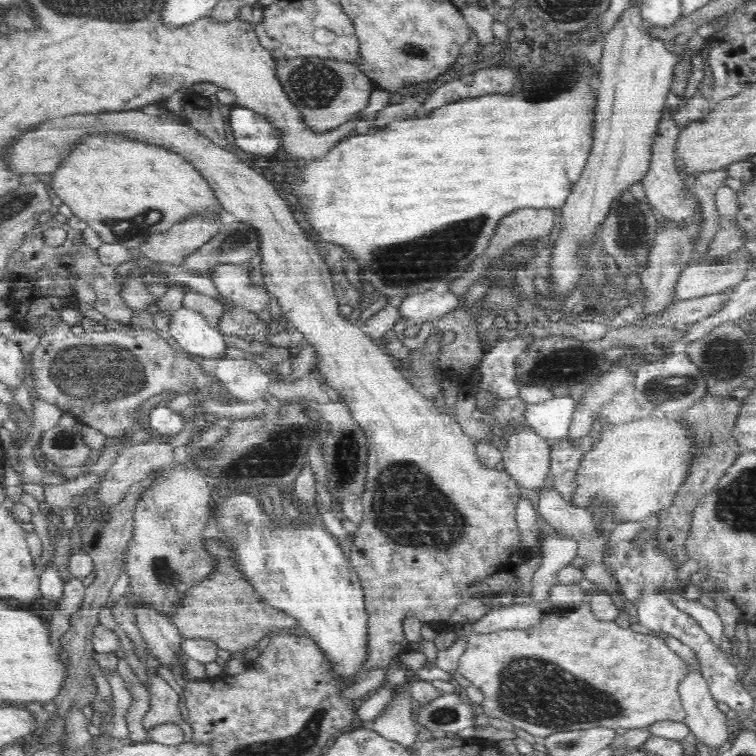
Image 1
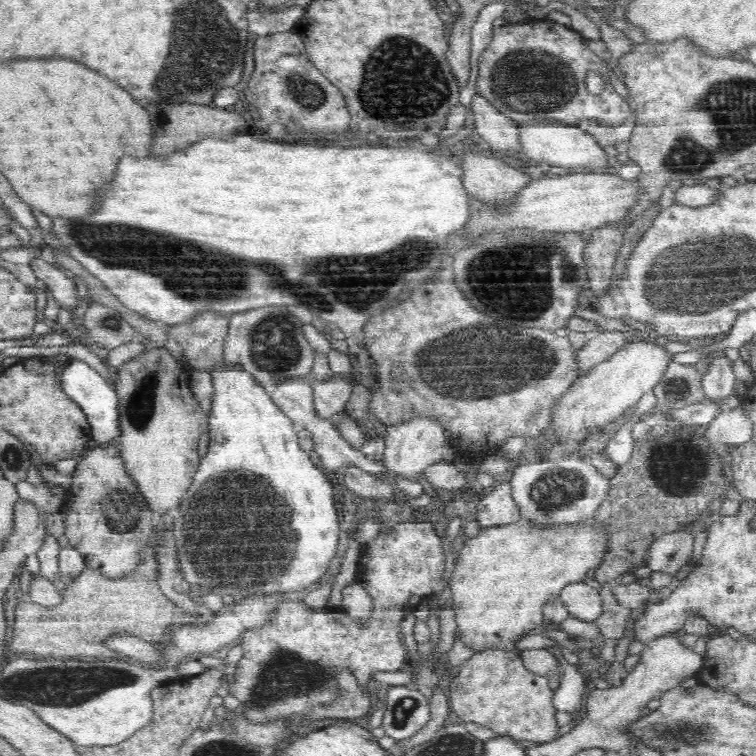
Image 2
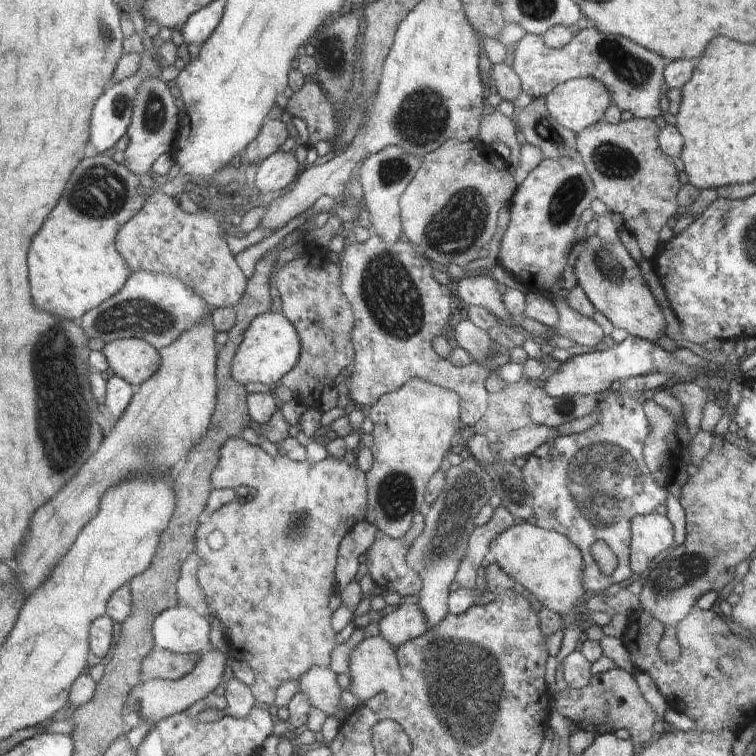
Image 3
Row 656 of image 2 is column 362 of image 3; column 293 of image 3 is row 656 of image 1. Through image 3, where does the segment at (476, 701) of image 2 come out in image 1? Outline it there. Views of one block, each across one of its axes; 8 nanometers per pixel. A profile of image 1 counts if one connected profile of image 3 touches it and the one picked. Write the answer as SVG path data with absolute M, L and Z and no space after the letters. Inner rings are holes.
M594 583L595 592L593 590L587 591L585 602L580 604L578 608L572 608L572 612L558 611L546 612L536 624L530 628L524 629L500 629L492 631L488 634L472 633L468 639L468 646L464 654L460 657L457 672L460 672L464 678L467 678L480 688L484 694L482 707L480 711L490 717L501 718L505 722L510 722L514 727L526 730L539 740L544 740L547 736L560 731L577 731L580 729L587 729L588 727L606 727L606 728L642 728L648 727L654 722L663 720L682 721L685 717L685 710L683 709L679 694L678 686L684 678L688 675L688 664L674 651L672 651L662 636L654 637L654 634L642 634L632 631L628 628L620 628L614 621L603 621L597 619L595 614L591 611L590 600L594 598L603 589Z

